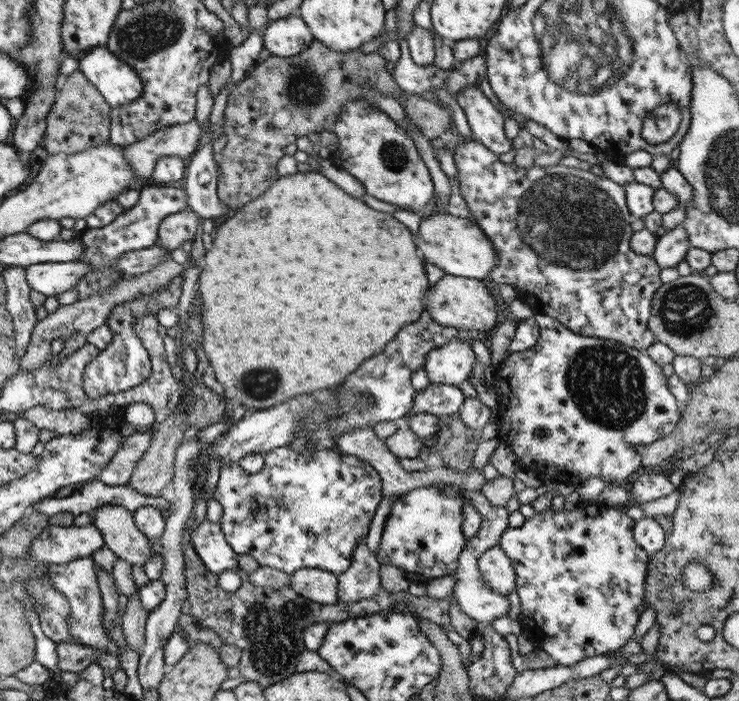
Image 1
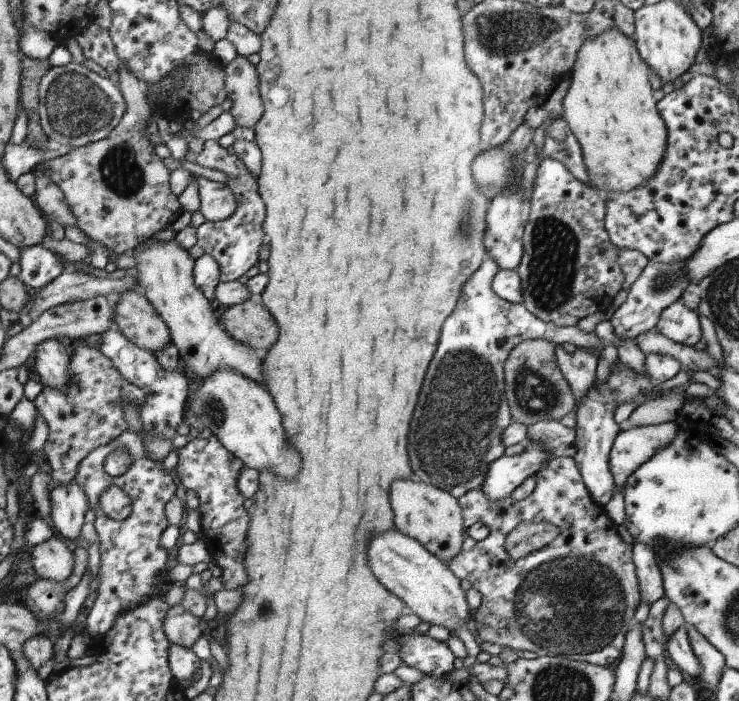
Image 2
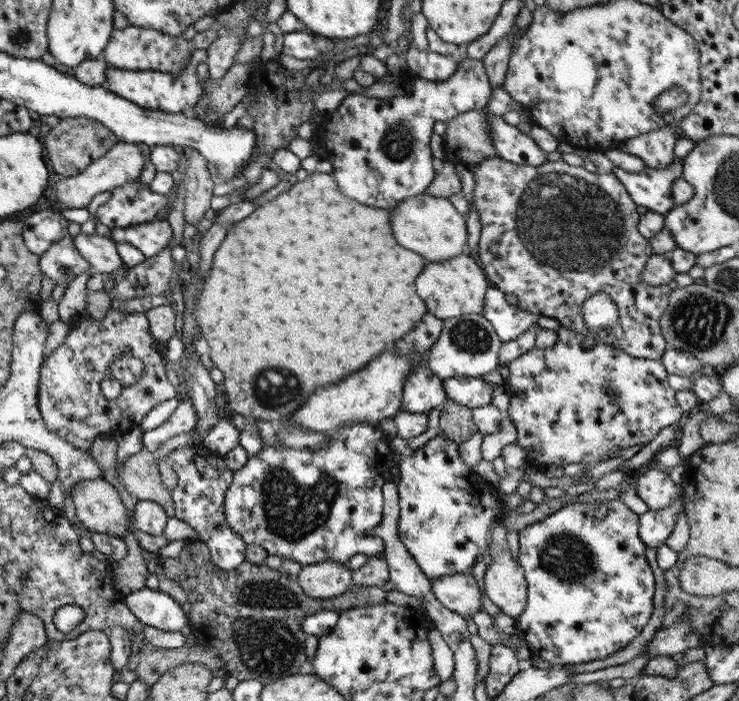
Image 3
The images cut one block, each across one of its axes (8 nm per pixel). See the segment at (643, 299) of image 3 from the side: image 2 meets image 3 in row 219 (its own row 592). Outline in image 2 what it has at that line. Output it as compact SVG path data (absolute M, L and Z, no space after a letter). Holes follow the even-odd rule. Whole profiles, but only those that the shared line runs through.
M552 457L544 465L543 468L535 475L535 488L532 494L530 494L525 500L515 502L511 498L507 500L497 502L489 500L482 492L482 490L473 489L466 495L458 498L458 503L461 507L461 514L463 517L463 526L468 528L476 522L481 522L484 526L490 529L490 535L481 542L473 540L467 533L465 540L463 541L460 553L452 558L447 566L452 570L452 573L460 580L467 580L472 584L472 587L482 594L482 604L474 612L474 620L472 621L472 630L474 635L479 641L490 642L502 647L509 647L519 653L522 651L532 651L538 655L538 657L552 654L556 657L568 657L576 661L585 661L594 665L601 665L606 667L614 667L616 662L622 657L622 648L624 645L625 635L628 630L635 626L637 620L635 619L635 611L639 603L641 602L641 595L639 594L639 583L635 572L635 565L633 564L633 544L626 544L624 540L619 537L618 526L605 514L605 511L599 505L596 505L589 496L580 472L576 467L575 461L572 457ZM522 521L528 523L541 523L542 521L555 525L560 530L560 535L544 549L532 552L519 560L511 560L504 549L505 539L508 538L508 534Z

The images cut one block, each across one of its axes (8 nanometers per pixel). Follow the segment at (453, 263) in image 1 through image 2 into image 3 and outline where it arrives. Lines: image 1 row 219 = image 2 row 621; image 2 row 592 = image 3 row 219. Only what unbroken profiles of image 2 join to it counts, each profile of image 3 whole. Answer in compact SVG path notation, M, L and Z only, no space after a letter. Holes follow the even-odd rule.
M419 194L401 200L392 208L392 230L400 246L418 252L426 262L444 262L468 252L467 220L449 199Z

